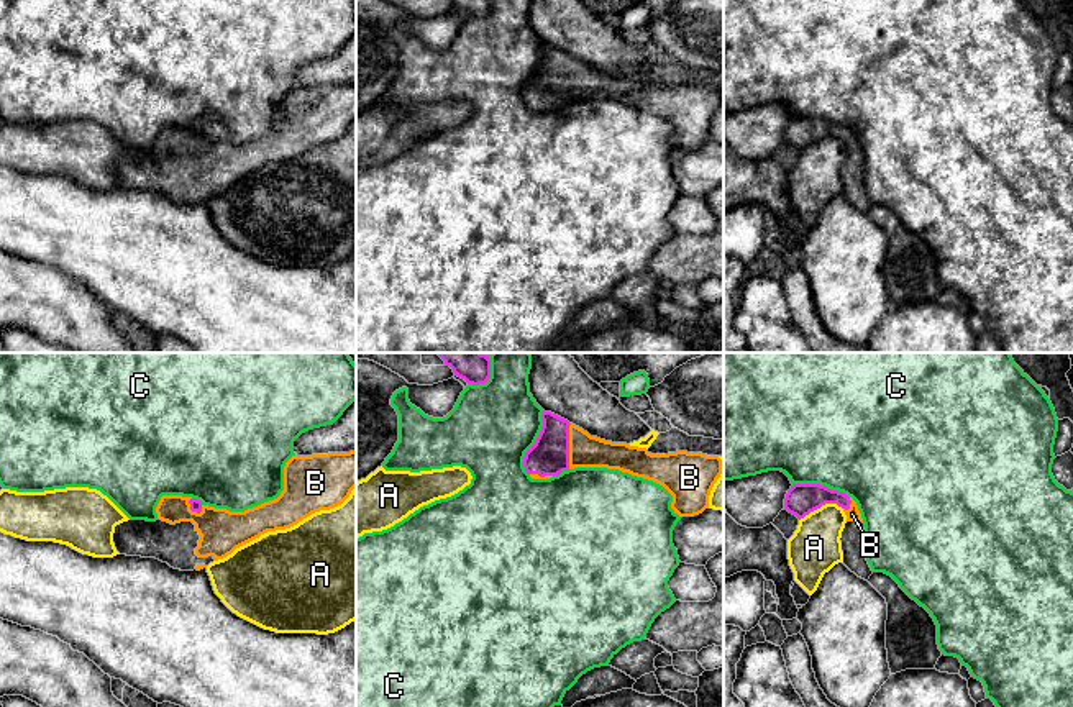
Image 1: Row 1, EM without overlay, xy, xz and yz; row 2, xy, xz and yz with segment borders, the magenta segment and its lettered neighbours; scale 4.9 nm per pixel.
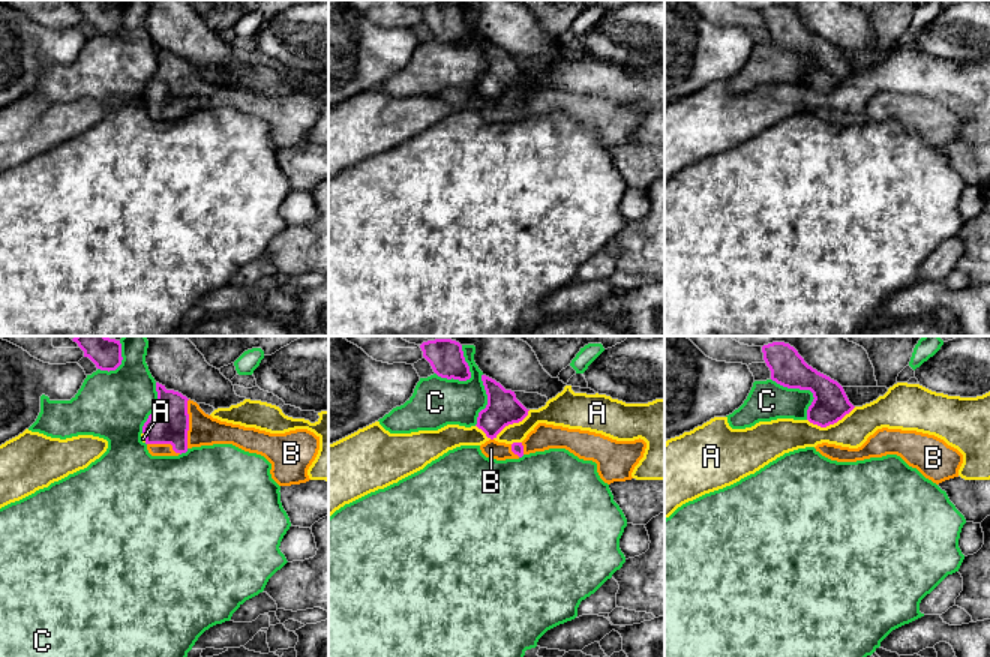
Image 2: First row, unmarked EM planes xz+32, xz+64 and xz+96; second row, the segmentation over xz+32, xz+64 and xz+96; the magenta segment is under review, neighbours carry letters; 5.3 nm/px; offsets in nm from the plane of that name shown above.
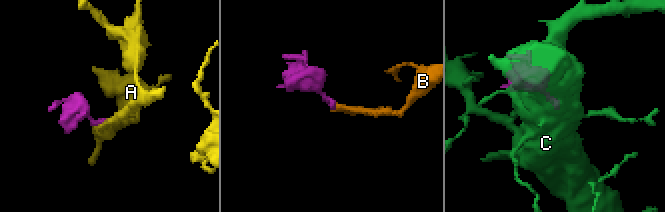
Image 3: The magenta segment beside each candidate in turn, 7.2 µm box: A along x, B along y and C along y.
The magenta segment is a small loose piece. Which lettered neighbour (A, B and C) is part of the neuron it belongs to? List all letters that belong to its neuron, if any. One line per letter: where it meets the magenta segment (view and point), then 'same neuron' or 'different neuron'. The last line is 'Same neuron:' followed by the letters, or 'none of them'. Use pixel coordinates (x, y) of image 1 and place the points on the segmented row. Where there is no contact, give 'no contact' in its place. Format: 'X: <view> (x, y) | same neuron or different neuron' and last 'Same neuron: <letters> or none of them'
A: yz (821, 506) | different neuron
B: xz (568, 447) | same neuron
C: xz (535, 443) | different neuron
Same neuron: B

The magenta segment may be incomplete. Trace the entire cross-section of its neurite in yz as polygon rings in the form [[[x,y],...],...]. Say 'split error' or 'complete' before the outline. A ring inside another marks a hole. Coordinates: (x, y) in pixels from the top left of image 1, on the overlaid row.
split error; [[[794,484],[786,494],[784,510],[801,520],[825,504],[837,504],[847,515],[847,523],[840,538],[843,564],[858,577],[868,581],[873,571],[865,556],[865,523],[852,497],[820,484]]]

